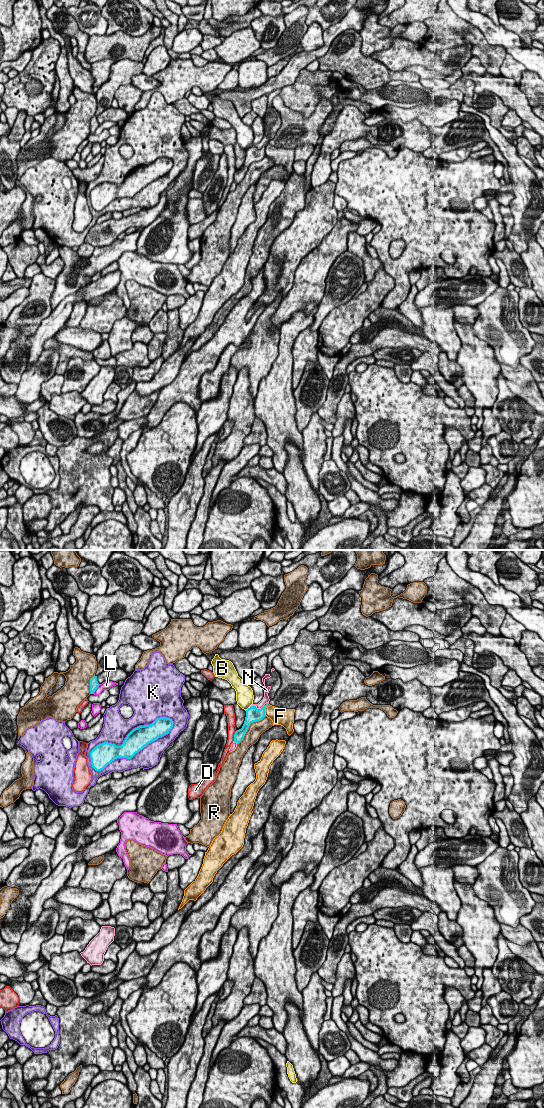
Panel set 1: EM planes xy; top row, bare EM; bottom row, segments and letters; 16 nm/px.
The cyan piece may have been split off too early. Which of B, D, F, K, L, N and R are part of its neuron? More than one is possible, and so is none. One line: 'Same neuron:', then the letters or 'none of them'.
Same neuron: none of them

